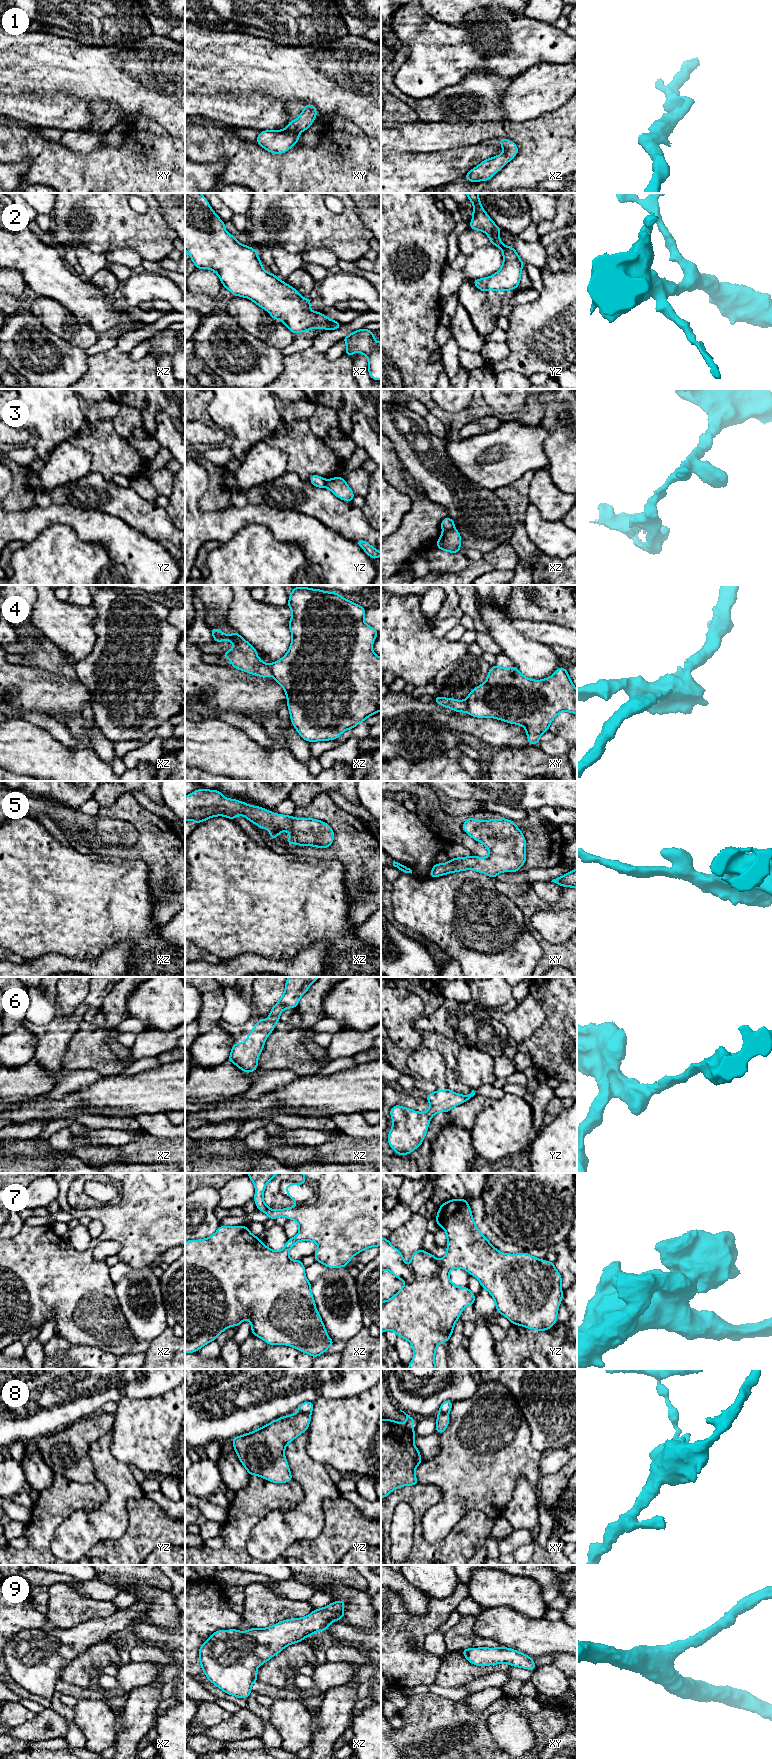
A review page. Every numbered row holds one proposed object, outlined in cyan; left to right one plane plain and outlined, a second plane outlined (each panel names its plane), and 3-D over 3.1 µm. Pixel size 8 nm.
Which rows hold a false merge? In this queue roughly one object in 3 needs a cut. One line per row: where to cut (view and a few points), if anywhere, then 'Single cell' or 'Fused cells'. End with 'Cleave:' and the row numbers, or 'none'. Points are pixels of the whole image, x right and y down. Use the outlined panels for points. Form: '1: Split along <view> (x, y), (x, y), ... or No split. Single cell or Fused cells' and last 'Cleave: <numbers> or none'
1: No split. Single cell
2: No split. Single cell
3: Split along xz (453, 527), (443, 531). Fused cells
4: Split along xy (465, 700), (466, 711). Fused cells
5: No split. Single cell
6: No split. Single cell
7: No split. Single cell
8: Split along yz (297, 1412), (305, 1412), (309, 1415). Fused cells
9: No split. Single cell
Cleave: 3, 4, 8

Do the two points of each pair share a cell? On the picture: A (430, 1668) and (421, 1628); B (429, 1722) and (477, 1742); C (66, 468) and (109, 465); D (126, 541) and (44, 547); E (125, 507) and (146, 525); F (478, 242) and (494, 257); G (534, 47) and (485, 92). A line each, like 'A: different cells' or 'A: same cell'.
A: same cell
B: same cell
C: different cells
D: different cells
E: same cell
F: different cells
G: different cells

